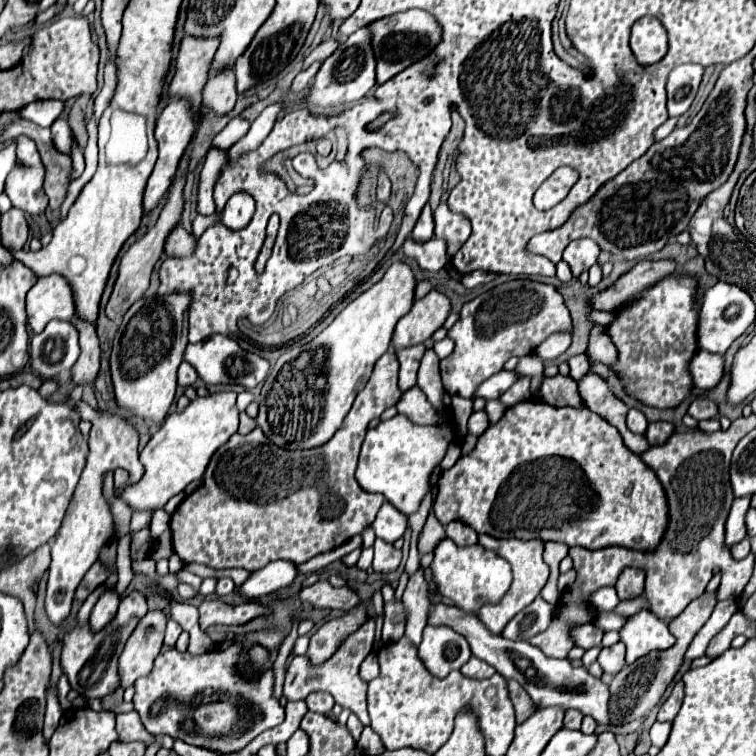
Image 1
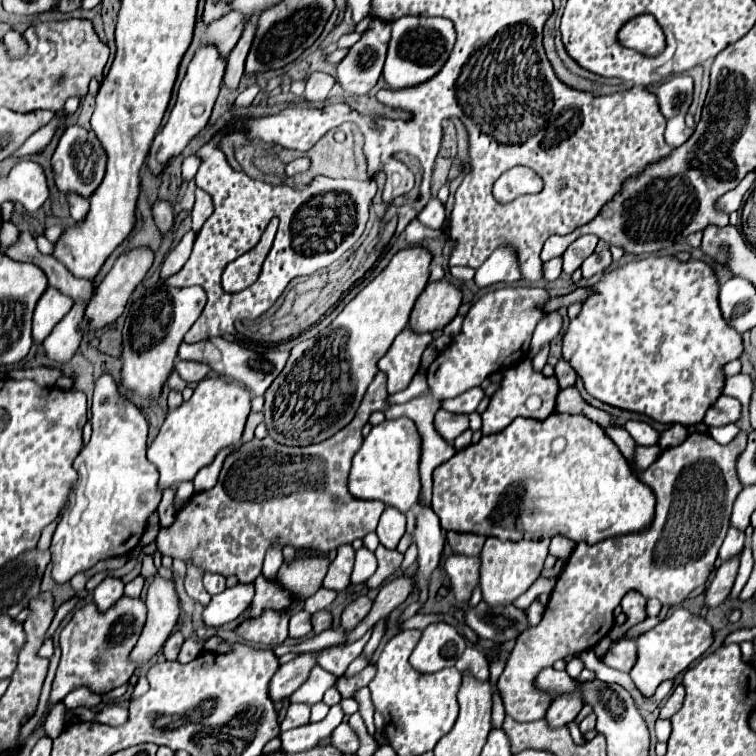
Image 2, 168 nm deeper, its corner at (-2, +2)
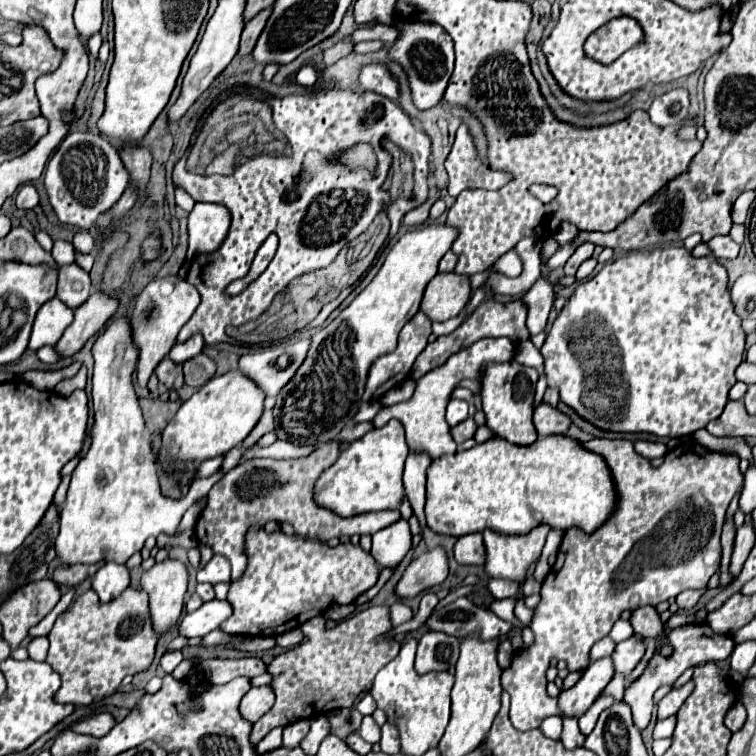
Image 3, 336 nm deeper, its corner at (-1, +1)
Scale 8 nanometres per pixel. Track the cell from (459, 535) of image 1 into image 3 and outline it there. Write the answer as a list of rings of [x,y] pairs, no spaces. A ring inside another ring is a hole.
[[[466,534],[462,538],[458,538],[458,542],[454,544],[454,558],[458,564],[484,564],[486,558],[486,550],[484,550],[484,542],[482,542],[482,534]]]

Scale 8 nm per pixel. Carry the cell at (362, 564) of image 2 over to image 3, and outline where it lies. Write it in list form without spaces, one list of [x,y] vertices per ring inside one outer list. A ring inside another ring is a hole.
[[[252,528],[248,538],[248,568],[238,582],[230,584],[228,602],[234,608],[234,614],[222,622],[222,630],[230,634],[248,634],[248,636],[278,636],[286,630],[298,628],[308,618],[322,614],[330,604],[350,604],[362,592],[372,588],[378,580],[378,566],[372,554],[364,552],[354,544],[338,544],[336,548],[326,546],[324,542],[304,540],[300,536],[286,536],[284,532],[266,534],[264,530]]]

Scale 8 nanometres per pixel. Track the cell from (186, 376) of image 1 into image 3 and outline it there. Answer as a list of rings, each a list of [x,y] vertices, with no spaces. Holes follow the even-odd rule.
[[[200,354],[184,362],[184,380],[188,386],[200,388],[214,376],[214,372],[216,372],[216,364],[206,354]]]

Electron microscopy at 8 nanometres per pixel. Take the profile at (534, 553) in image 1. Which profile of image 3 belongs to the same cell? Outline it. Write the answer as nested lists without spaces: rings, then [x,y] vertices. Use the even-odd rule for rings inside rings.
[[[538,526],[526,536],[502,536],[492,530],[484,530],[484,572],[492,578],[512,582],[524,580],[528,568],[540,558],[548,532],[548,526]]]

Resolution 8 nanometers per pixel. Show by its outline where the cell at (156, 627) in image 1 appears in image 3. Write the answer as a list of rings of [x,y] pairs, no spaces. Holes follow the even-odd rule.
[[[164,560],[142,574],[142,588],[150,596],[152,628],[158,636],[166,636],[180,622],[188,570],[180,560]]]

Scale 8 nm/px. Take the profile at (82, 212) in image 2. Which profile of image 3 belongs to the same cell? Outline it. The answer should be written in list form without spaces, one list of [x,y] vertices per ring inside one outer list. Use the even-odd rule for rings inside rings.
[[[78,230],[72,244],[78,252],[92,252],[92,236],[86,230]]]

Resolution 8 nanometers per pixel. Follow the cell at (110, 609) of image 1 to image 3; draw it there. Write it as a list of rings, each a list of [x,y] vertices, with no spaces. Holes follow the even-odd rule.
[[[106,562],[92,578],[92,588],[102,602],[118,598],[128,586],[130,586],[130,574],[126,566],[120,566],[116,562]]]

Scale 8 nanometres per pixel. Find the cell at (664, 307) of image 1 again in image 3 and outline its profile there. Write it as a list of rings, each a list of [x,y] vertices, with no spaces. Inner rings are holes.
[[[662,248],[662,250],[650,250],[650,252],[630,252],[630,256],[624,256],[606,264],[594,278],[582,282],[576,288],[576,292],[568,298],[564,310],[554,320],[540,352],[544,356],[544,372],[548,378],[548,386],[558,386],[560,400],[572,406],[582,418],[590,420],[598,428],[614,430],[614,432],[648,432],[656,436],[682,438],[682,436],[694,434],[700,428],[706,428],[710,420],[722,414],[728,402],[728,390],[736,382],[734,370],[742,362],[744,350],[746,350],[744,330],[730,302],[726,268],[712,254],[704,258],[694,258],[686,248]]]

